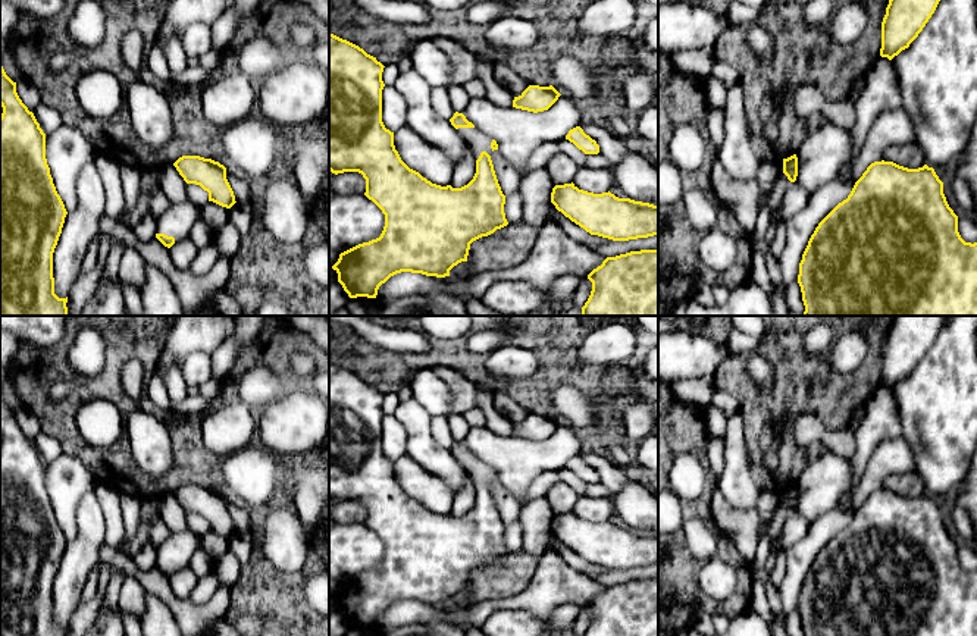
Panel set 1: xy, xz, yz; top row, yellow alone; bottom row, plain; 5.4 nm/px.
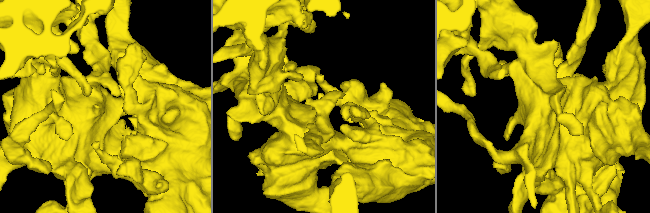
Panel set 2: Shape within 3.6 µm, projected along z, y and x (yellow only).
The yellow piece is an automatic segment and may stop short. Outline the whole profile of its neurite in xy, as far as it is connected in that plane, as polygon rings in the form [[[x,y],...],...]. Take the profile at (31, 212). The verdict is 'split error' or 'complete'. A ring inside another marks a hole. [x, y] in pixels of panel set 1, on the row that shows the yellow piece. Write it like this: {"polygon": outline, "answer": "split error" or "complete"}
{"polygon": [[[0,62],[0,316],[69,316],[68,297],[54,294],[53,253],[68,214],[46,159],[46,134],[22,103]]], "answer": "complete"}

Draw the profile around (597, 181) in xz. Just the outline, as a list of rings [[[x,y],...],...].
[[[579,167],[573,184],[579,189],[602,194],[608,192],[616,185],[616,181],[611,169]]]

